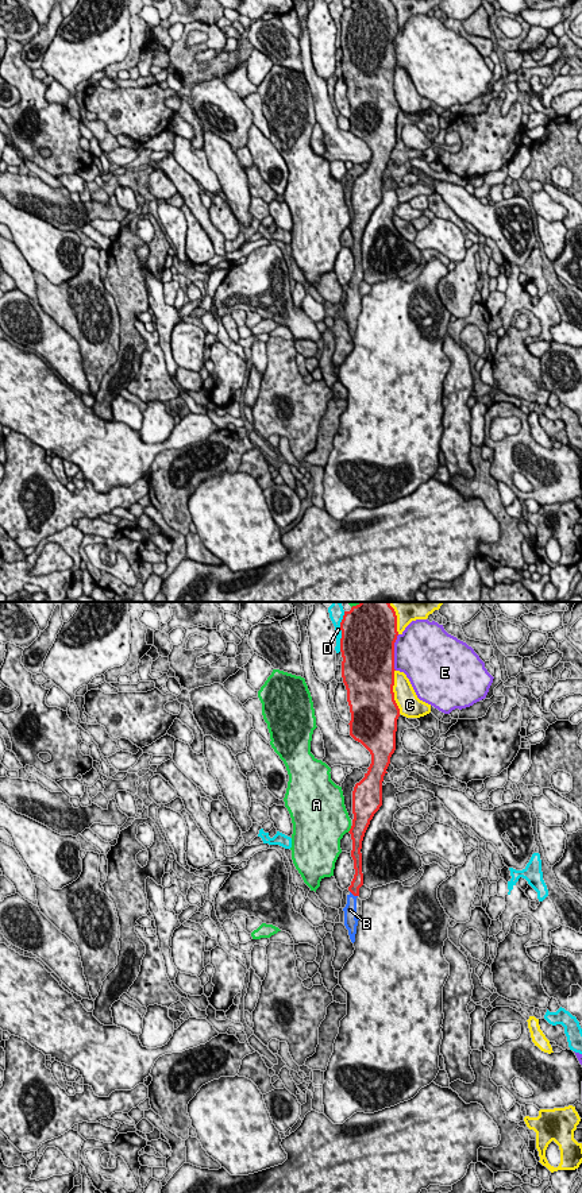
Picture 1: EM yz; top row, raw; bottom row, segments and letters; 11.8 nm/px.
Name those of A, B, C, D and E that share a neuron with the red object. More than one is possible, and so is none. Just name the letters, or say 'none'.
B

